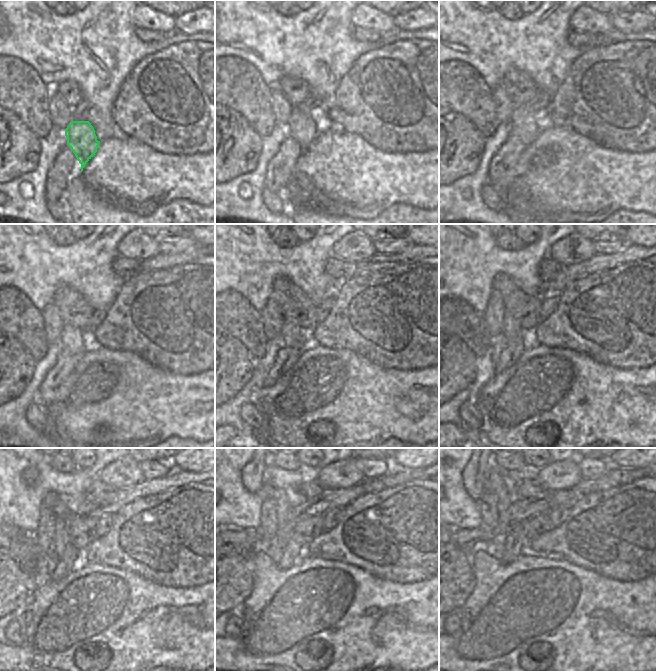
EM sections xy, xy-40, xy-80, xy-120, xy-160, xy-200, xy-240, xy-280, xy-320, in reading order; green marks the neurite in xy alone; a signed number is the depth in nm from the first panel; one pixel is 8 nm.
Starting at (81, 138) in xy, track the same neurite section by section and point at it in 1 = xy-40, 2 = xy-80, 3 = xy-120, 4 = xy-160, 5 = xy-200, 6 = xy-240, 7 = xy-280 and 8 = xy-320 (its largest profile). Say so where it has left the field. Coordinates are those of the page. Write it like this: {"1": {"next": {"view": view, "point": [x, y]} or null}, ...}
{"1": {"next": {"view": "xy-40", "point": [302, 128]}}, "2": {"next": {"view": "xy-80", "point": [523, 125]}}, "3": {"next": {"view": "xy-120", "point": [71, 338]}}, "4": {"next": {"view": "xy-160", "point": [293, 335]}}, "5": {"next": {"view": "xy-200", "point": [512, 329]}}, "6": {"next": {"view": "xy-240", "point": [52, 500]}}, "7": {"next": {"view": "xy-280", "point": [285, 530]}}, "8": {"next": {"view": "xy-320", "point": [494, 476]}}}

